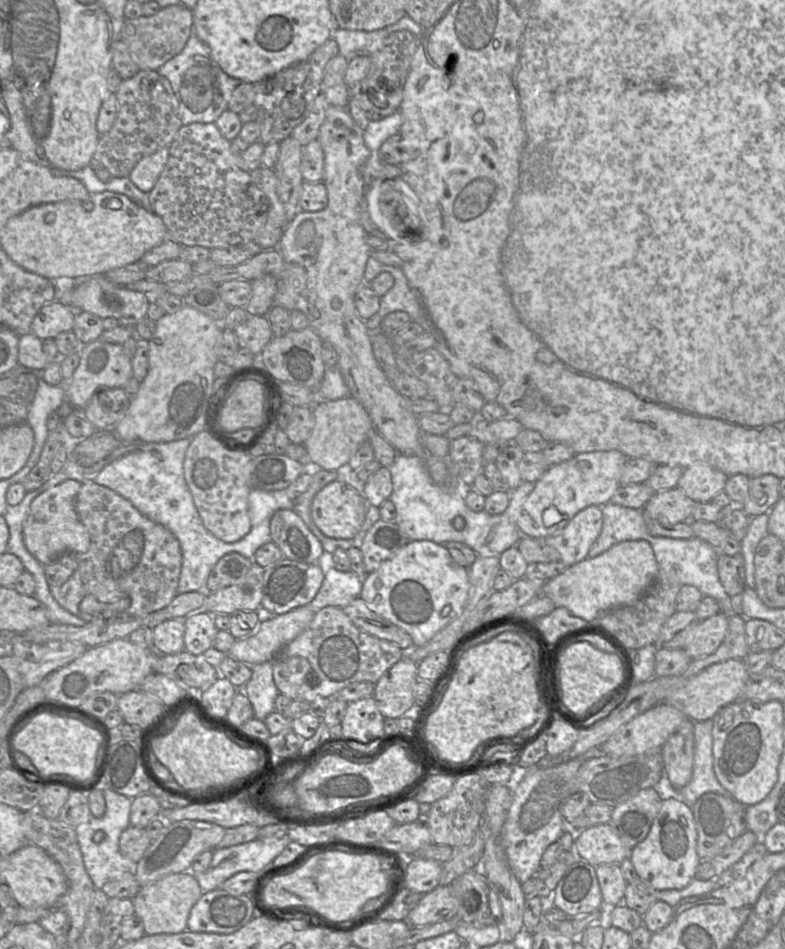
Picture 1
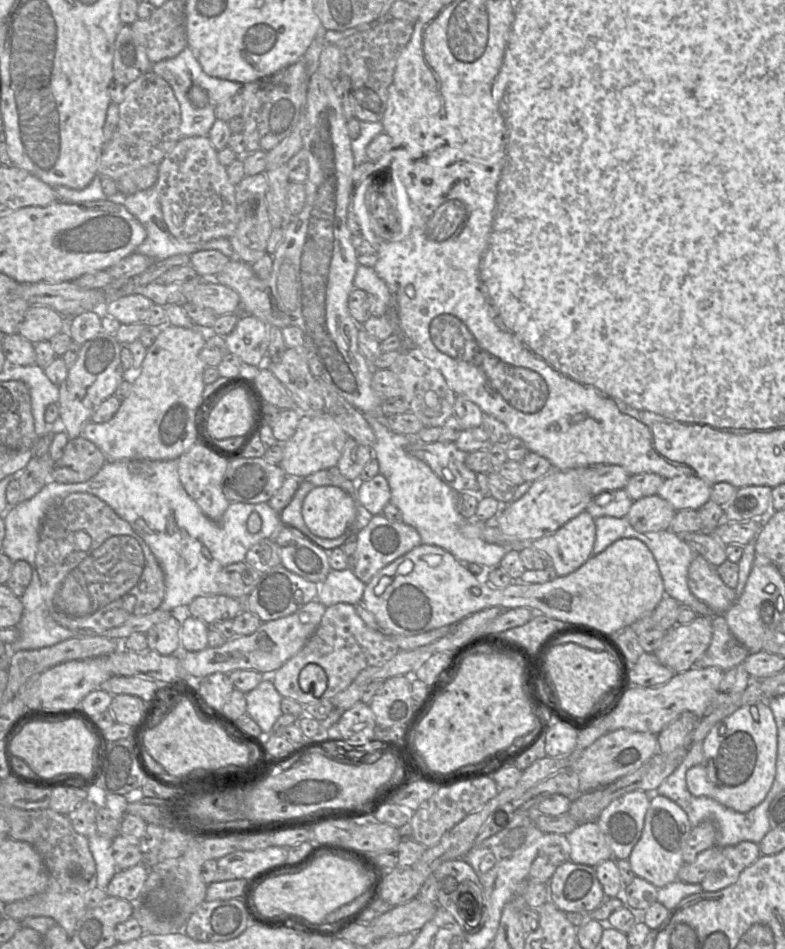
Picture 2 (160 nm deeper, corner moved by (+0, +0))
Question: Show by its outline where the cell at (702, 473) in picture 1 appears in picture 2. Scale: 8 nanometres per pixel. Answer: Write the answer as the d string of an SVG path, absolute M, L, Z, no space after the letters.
M693 475L665 479L657 495L672 505L676 511L699 510L710 500L712 486Z

